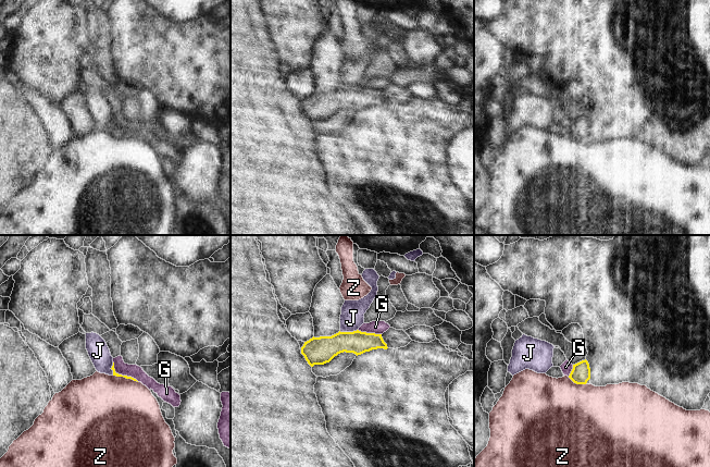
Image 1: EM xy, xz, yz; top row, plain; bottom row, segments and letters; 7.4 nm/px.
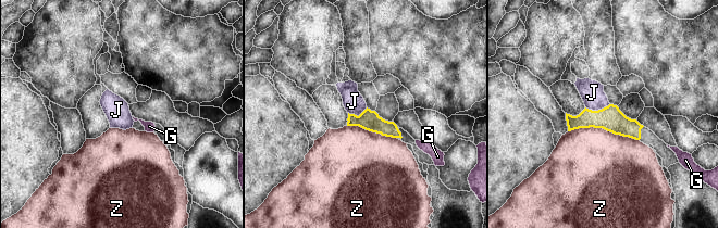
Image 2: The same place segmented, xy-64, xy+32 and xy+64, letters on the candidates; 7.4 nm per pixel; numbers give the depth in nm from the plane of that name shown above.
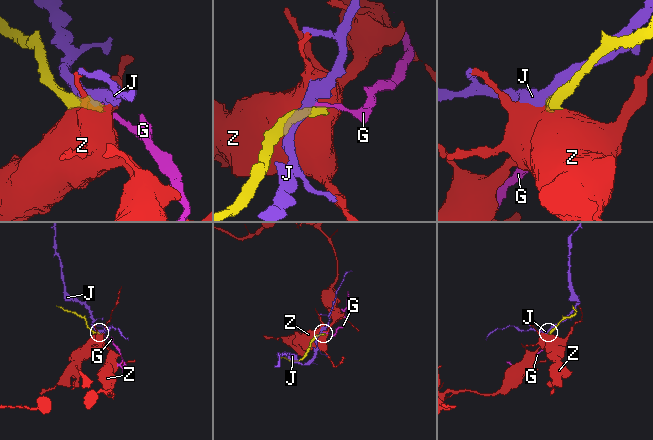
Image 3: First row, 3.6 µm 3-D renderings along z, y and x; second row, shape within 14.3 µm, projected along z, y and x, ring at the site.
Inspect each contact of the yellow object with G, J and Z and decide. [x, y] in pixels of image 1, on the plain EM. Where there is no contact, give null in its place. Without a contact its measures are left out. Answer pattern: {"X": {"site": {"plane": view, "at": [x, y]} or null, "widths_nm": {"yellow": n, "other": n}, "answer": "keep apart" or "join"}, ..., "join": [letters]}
{"G": {"site": {"plane": "xy", "at": [121, 131]}, "widths_nm": {"yellow": 30, "other": 100}, "answer": "keep apart"}, "J": {"site": {"plane": "xz", "at": [348, 88]}, "widths_nm": {"yellow": 200, "other": 180}, "answer": "keep apart"}, "Z": {"site": {"plane": "xy", "at": [125, 133]}, "widths_nm": {"yellow": 30, "other": 480}, "answer": "keep apart"}, "join": []}

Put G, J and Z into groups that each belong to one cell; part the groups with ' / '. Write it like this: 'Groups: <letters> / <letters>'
Groups: G / J / Z

